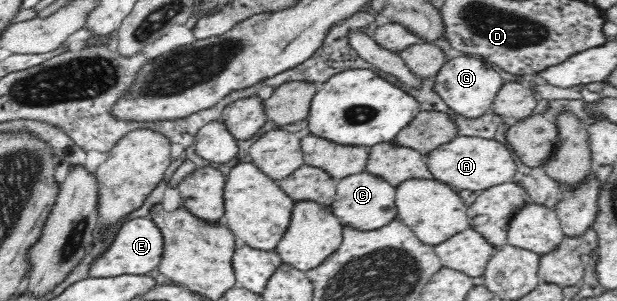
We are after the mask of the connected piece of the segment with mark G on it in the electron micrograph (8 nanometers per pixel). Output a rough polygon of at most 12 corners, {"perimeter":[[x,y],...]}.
{"perimeter":[[480,57],[452,58],[434,77],[466,119],[492,108],[505,81]]}

